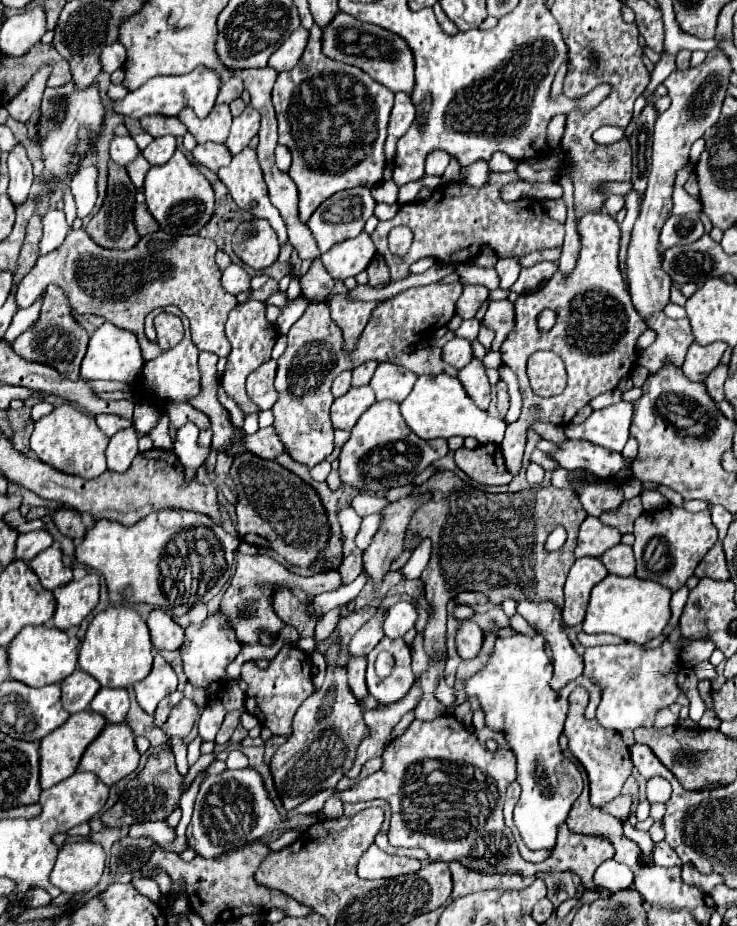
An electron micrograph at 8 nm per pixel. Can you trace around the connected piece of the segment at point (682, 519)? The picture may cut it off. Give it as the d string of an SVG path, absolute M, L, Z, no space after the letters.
M669 506L657 512L645 512L635 520L635 558L637 558L637 578L655 580L667 590L675 592L685 586L687 578L693 576L697 564L717 542L717 528L711 522L711 514L687 512L685 508Z

